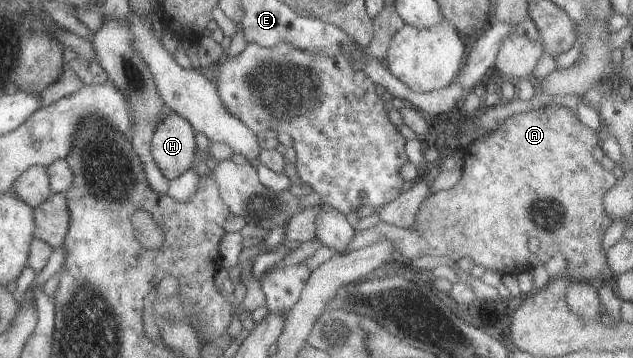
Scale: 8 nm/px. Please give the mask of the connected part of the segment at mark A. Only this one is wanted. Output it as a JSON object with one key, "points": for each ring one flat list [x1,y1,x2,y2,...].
{"points":[[561,101,549,103,545,109,537,108,531,111,510,115,507,119,499,123,496,128,490,129,489,132,475,138,464,147,462,171,457,183,455,183,453,187,445,189,445,191,441,190,437,191,437,193,429,193,429,195,421,201,421,205,419,205,416,215,413,217,413,225,411,225,411,228,403,229,380,222,377,223,377,225,373,225,373,227,369,227,369,229,354,231,353,237,349,239,349,245,347,245,347,247,349,247,349,250,361,249,366,245,371,245,371,243,379,241,381,237,381,239,387,239,389,243,393,243,393,249,397,250,403,260,405,259,406,261,414,260,423,255,430,255,433,257,445,255,448,257,450,263,455,263,458,259,461,259,461,257,469,257,474,265,481,265,485,269,490,269,492,272,498,272,500,275,512,274,513,272,525,272,535,266,544,264,552,255,555,255,555,253,561,253,566,261,563,276,566,276,569,281,587,282,594,287,605,282,608,283,613,273,610,271,607,263,605,263,606,251,603,251,603,247,601,247,601,239,605,230,608,229,609,225,612,223,612,220,605,215,601,203,603,203,604,193,615,185,616,178,612,172,603,170,599,162,596,162,592,158,592,149,597,145,599,145,599,143,596,131,589,129,589,127,585,127,585,125,583,125]]}

